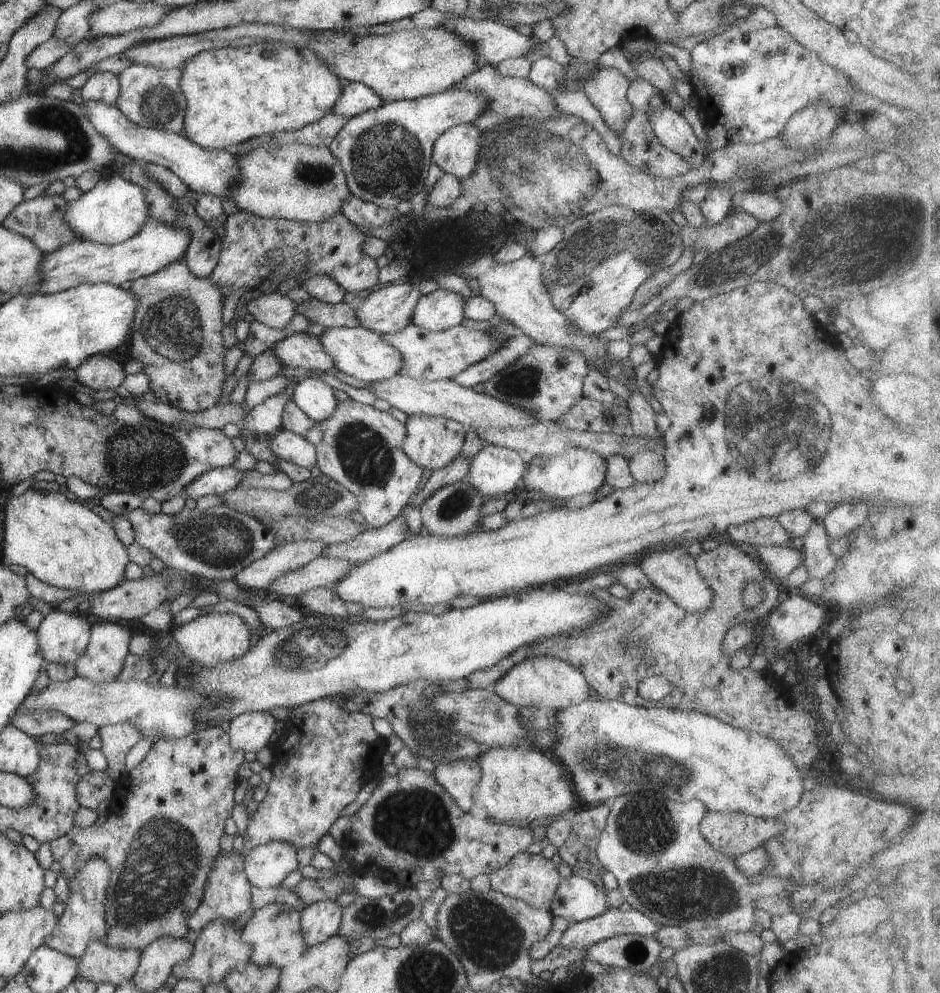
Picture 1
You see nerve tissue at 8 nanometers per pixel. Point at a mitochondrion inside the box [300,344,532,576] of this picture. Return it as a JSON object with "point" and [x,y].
{"point":[365,458]}

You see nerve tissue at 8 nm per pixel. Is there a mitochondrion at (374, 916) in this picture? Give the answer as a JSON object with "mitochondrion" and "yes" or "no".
{"mitochondrion":"yes"}

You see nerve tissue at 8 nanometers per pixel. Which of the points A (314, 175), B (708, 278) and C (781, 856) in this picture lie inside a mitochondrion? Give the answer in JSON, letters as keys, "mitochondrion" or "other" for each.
{"A":"mitochondrion","B":"other","C":"other"}

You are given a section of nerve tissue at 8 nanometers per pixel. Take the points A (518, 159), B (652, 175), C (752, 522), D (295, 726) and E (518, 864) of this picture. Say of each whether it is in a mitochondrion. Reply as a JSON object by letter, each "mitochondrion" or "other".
{"A":"mitochondrion","B":"other","C":"other","D":"other","E":"other"}

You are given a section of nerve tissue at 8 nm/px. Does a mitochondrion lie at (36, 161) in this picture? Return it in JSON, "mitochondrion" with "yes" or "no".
{"mitochondrion":"yes"}

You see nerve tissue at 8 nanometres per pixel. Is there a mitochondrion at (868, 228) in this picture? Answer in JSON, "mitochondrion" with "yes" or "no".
{"mitochondrion":"yes"}

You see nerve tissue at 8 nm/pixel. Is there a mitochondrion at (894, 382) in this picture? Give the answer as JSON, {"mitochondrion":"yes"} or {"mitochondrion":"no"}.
{"mitochondrion":"no"}

